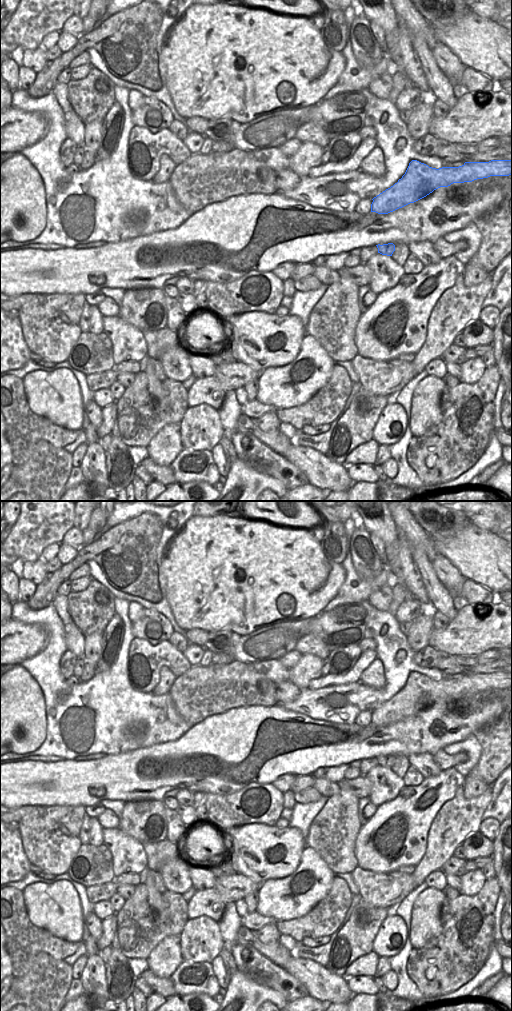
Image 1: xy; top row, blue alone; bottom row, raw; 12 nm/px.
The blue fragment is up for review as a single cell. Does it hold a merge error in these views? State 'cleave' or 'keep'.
cleave

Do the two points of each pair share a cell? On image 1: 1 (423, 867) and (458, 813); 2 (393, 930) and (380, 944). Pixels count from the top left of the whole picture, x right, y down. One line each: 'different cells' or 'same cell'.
1: same cell
2: same cell

